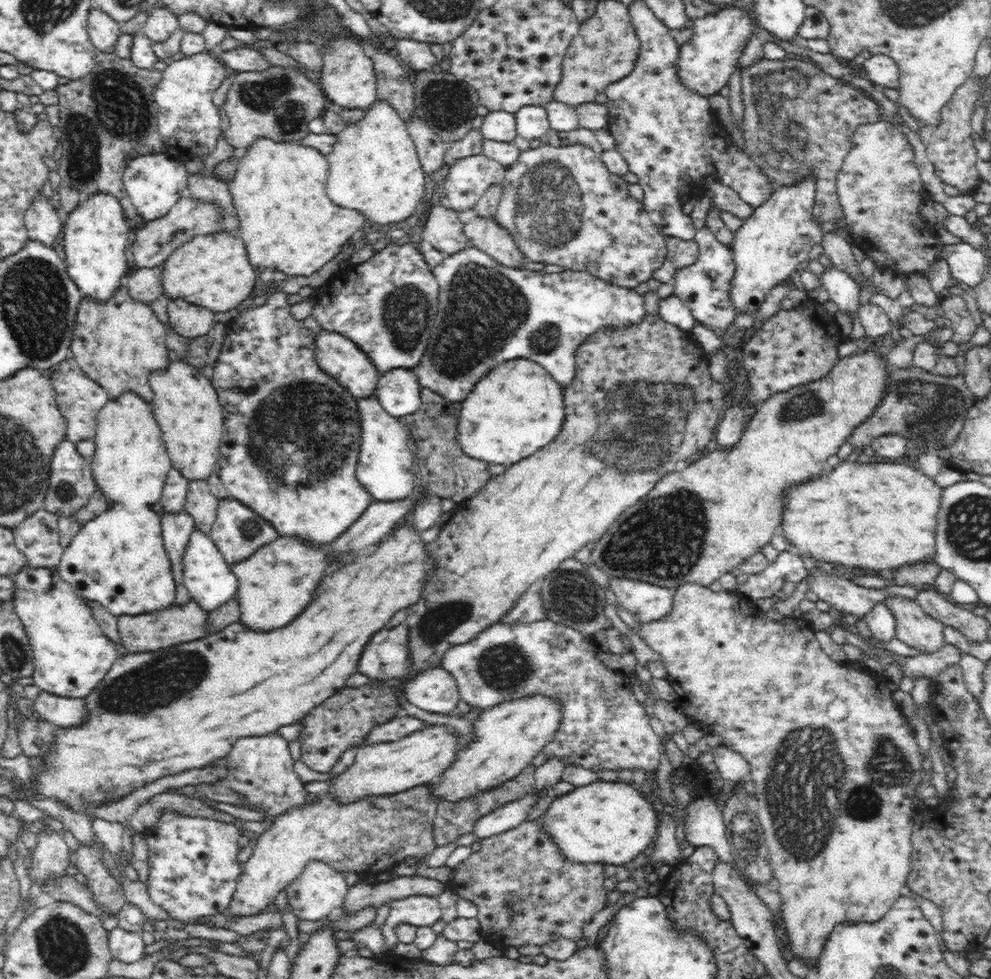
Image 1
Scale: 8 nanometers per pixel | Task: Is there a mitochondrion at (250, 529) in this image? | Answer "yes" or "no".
yes

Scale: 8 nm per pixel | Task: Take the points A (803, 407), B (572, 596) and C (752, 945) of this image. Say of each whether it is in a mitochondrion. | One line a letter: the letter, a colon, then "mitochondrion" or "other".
A: mitochondrion
B: mitochondrion
C: other

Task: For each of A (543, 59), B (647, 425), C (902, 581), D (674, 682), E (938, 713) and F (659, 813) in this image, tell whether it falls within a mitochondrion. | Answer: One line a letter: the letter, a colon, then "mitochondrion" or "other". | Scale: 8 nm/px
A: other
B: mitochondrion
C: other
D: other
E: other
F: other

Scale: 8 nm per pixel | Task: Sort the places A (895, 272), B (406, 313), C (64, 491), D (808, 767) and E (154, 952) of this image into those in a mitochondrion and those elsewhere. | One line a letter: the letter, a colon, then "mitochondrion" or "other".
A: other
B: mitochondrion
C: mitochondrion
D: mitochondrion
E: other

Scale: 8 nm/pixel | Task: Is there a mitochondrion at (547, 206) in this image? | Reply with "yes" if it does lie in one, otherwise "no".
yes

